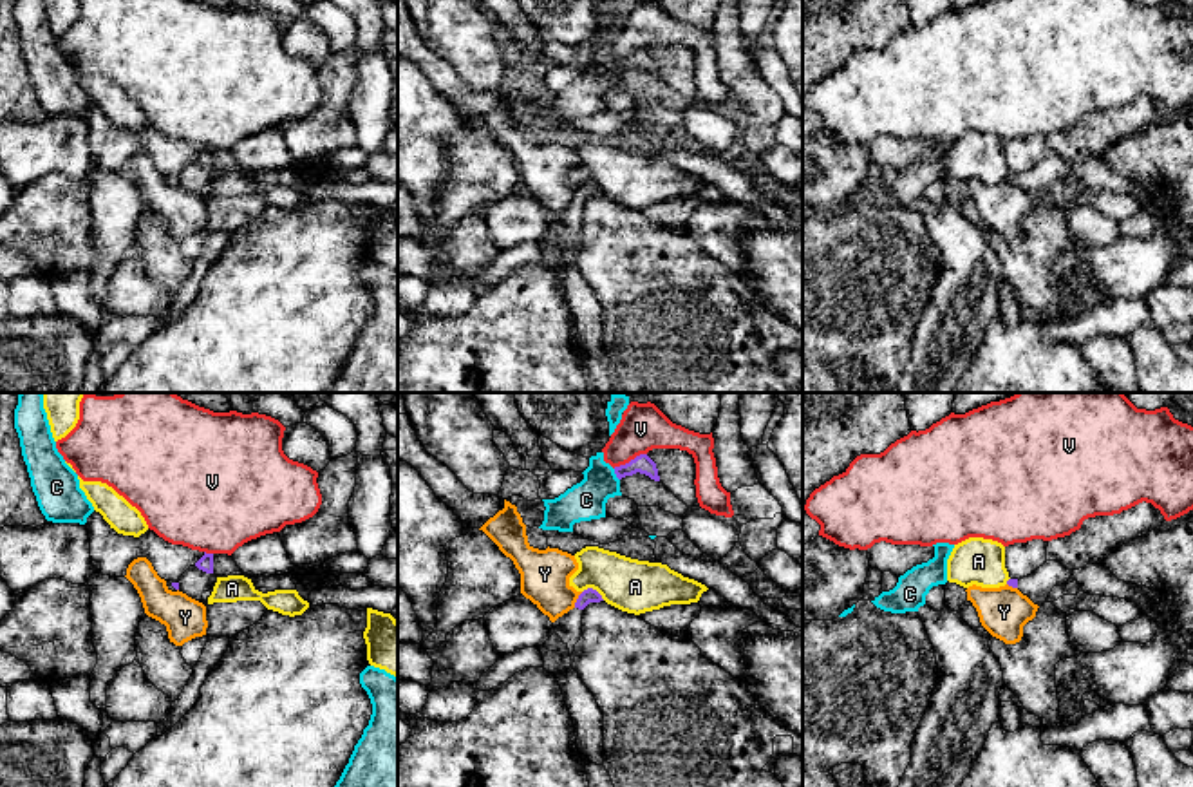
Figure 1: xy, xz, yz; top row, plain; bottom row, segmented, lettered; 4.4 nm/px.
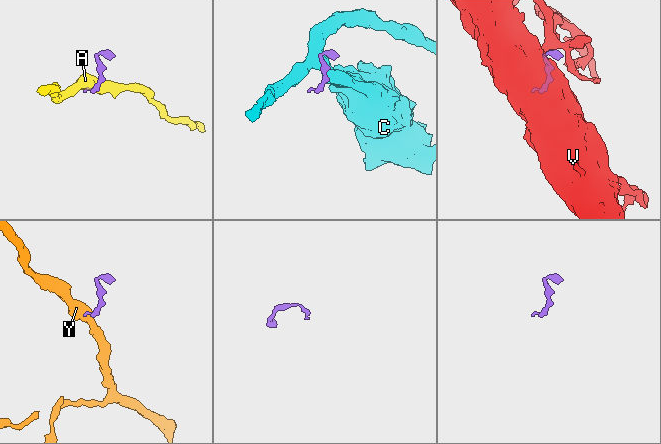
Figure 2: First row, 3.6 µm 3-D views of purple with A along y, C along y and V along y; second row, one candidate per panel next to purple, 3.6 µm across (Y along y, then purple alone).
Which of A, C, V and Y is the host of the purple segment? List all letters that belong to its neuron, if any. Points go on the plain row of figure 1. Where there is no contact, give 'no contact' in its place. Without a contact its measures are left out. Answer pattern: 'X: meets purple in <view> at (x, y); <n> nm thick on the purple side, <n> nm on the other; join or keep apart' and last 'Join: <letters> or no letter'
A: meets purple in xz at (591, 183); 70 nm thick on the purple side, 240 nm on the other; keep apart
C: meets purple in xz at (615, 67); 90 nm thick on the purple side, 170 nm on the other; keep apart
V: meets purple in xz at (631, 55); 90 nm thick on the purple side, 200 nm on the other; keep apart
Y: meets purple in xz at (577, 194); 70 nm thick on the purple side, 220 nm on the other; keep apart
Join: no letter

